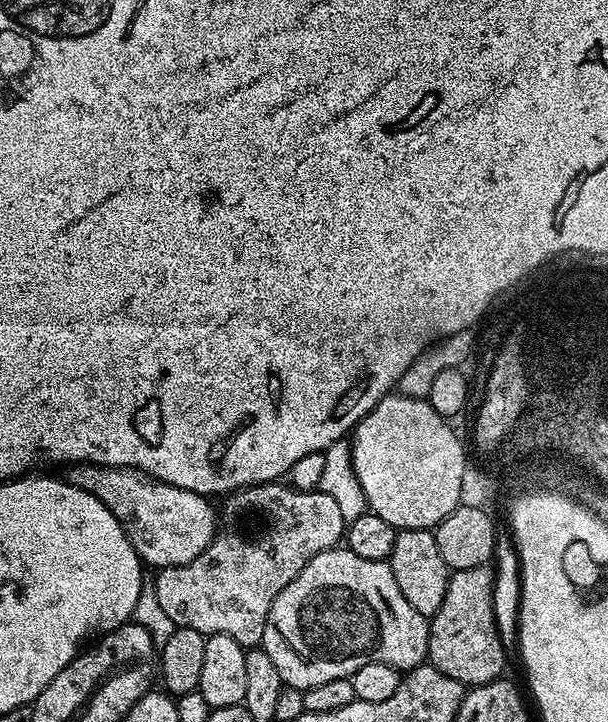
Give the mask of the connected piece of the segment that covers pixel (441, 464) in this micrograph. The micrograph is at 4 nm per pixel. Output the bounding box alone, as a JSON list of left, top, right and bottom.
[350,394,466,530]

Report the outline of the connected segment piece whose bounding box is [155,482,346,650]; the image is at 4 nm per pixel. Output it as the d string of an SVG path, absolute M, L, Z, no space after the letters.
M284 482L255 484L249 488L240 488L234 493L225 495L222 503L224 503L224 505L219 505L218 508L219 531L217 531L215 538L210 542L210 546L206 546L206 550L202 550L202 554L198 554L198 558L194 558L194 562L183 564L182 566L174 566L173 568L162 568L155 573L156 604L160 607L160 612L166 619L173 620L173 625L175 625L176 628L193 628L201 632L205 638L213 636L214 634L226 634L230 638L234 638L234 642L238 642L247 650L263 645L266 622L270 614L270 606L274 606L274 598L278 598L278 594L282 594L282 590L286 590L286 586L290 586L290 582L294 582L294 578L298 578L301 570L304 569L319 552L325 552L326 550L335 548L345 539L346 521L342 518L342 510L338 510L338 505L334 503L334 498L330 498L330 494L319 490L299 492L296 488L287 488Z

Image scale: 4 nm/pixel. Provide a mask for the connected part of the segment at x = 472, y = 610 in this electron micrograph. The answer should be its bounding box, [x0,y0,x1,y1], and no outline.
[428,567,504,686]

